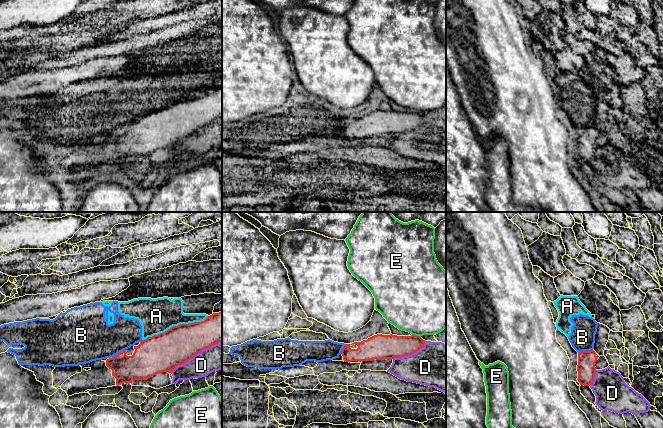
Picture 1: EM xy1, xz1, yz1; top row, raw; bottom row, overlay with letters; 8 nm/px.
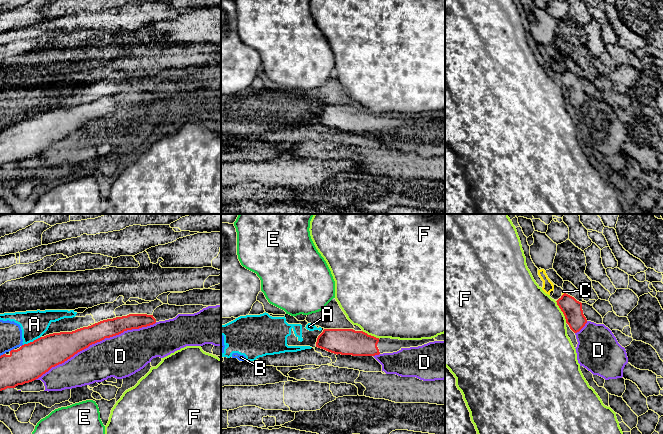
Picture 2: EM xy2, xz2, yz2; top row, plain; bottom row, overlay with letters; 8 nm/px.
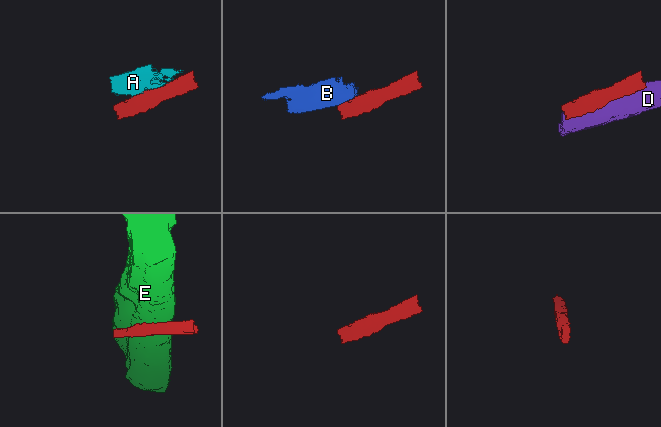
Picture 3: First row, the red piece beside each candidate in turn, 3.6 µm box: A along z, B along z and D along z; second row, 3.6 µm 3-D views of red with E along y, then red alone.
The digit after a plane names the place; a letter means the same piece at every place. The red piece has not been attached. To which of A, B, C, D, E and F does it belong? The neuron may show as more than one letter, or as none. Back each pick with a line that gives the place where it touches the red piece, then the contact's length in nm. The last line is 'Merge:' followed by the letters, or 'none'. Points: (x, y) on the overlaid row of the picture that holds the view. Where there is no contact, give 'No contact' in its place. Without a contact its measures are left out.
Merge: none

